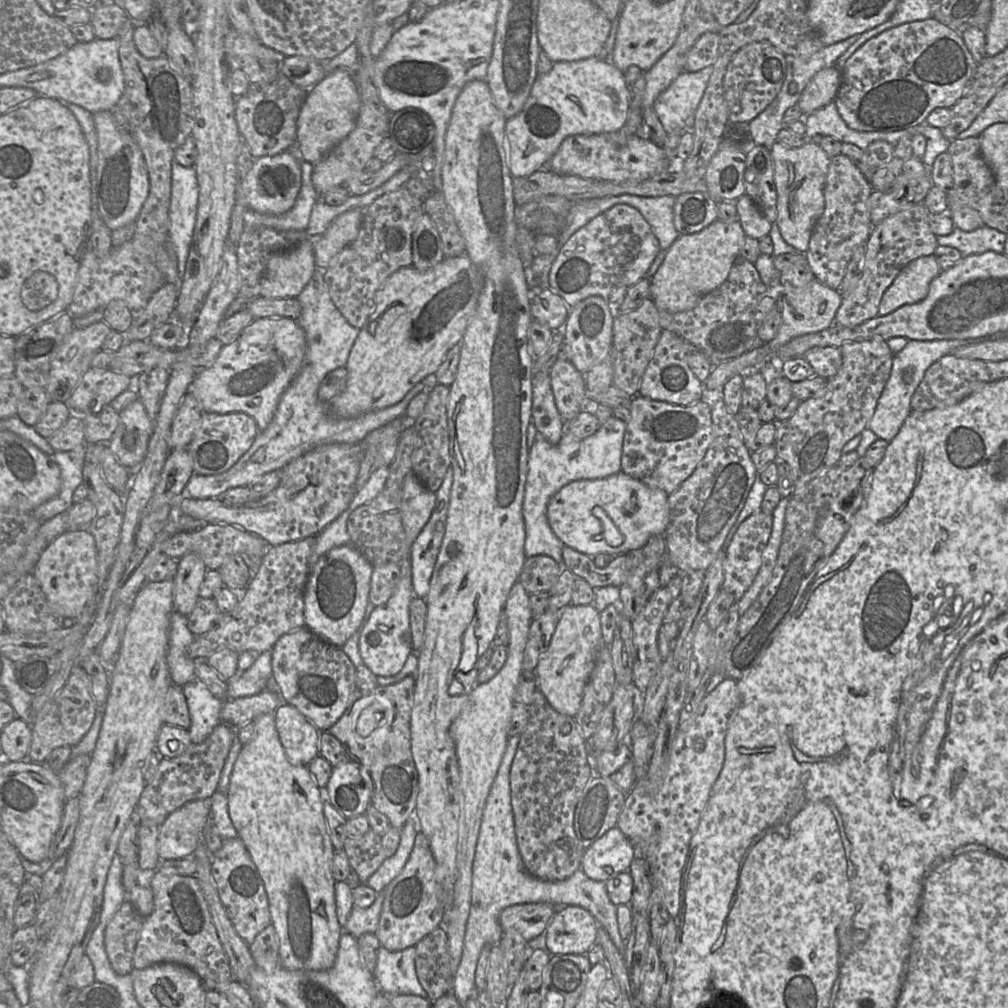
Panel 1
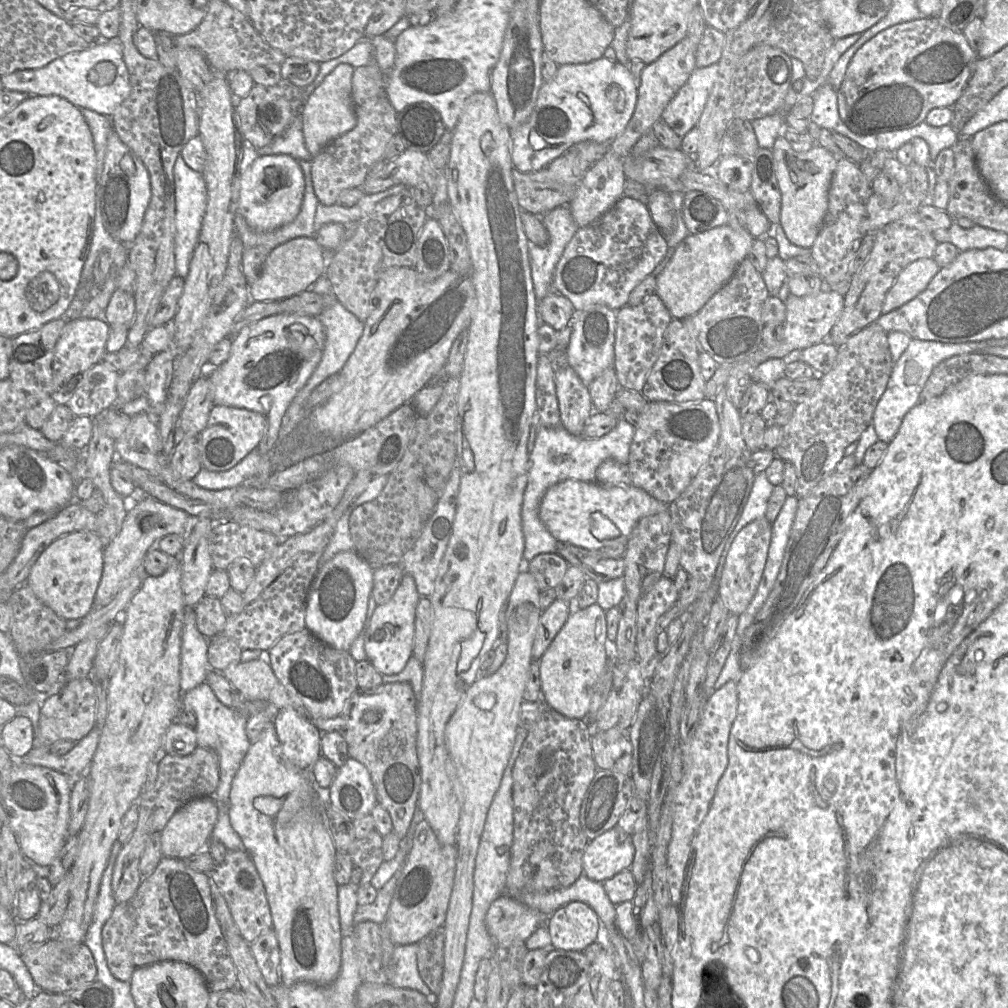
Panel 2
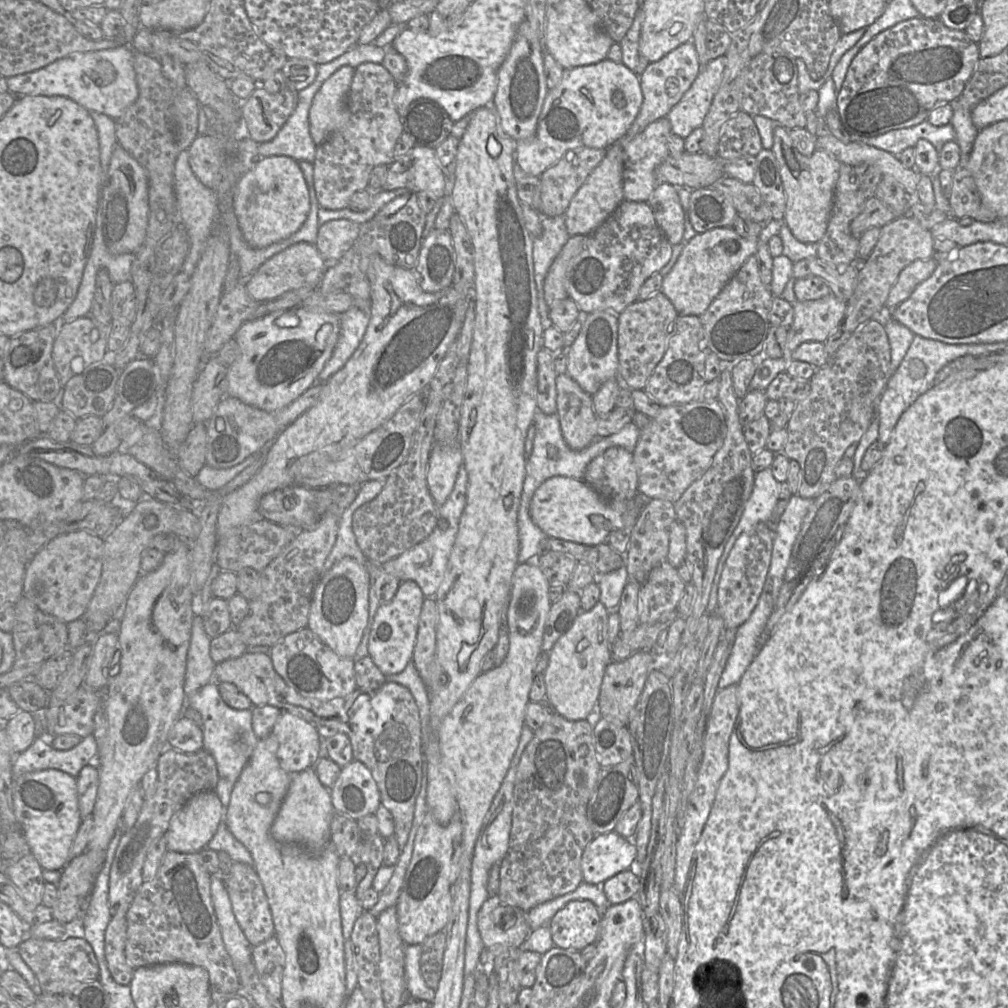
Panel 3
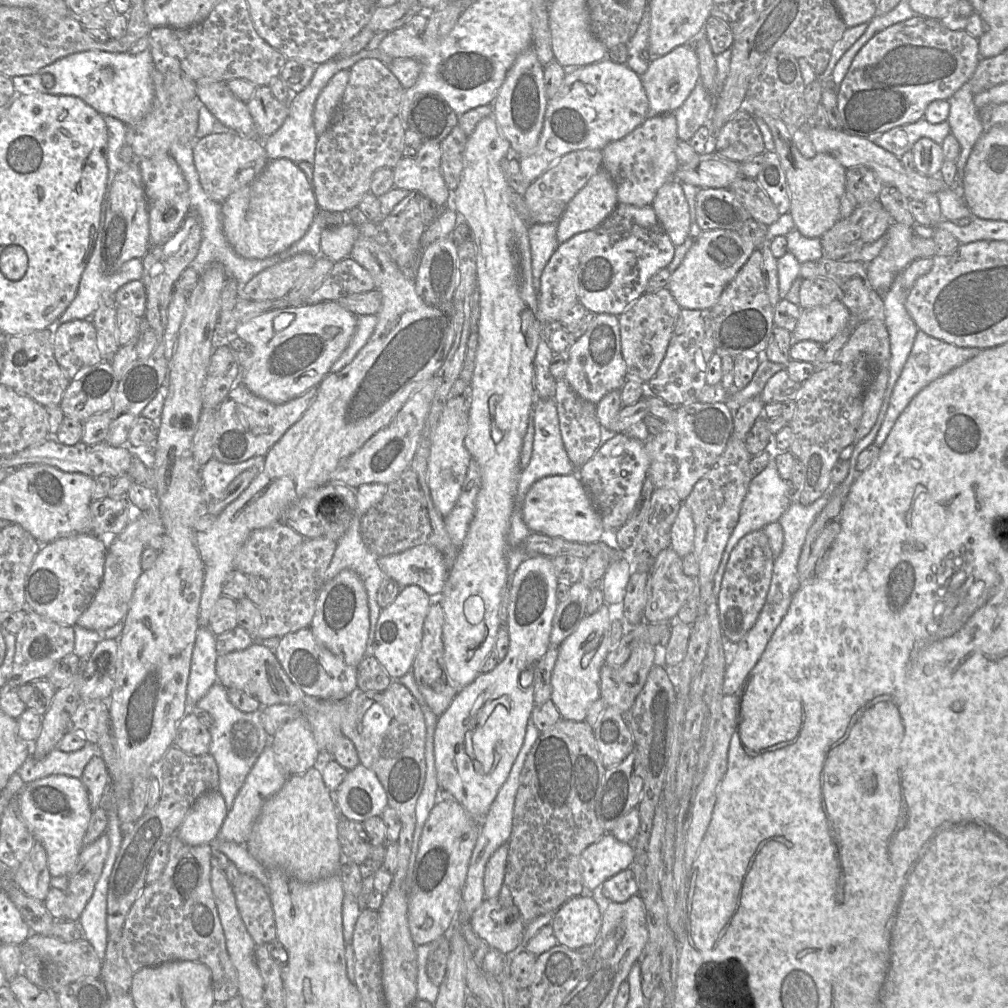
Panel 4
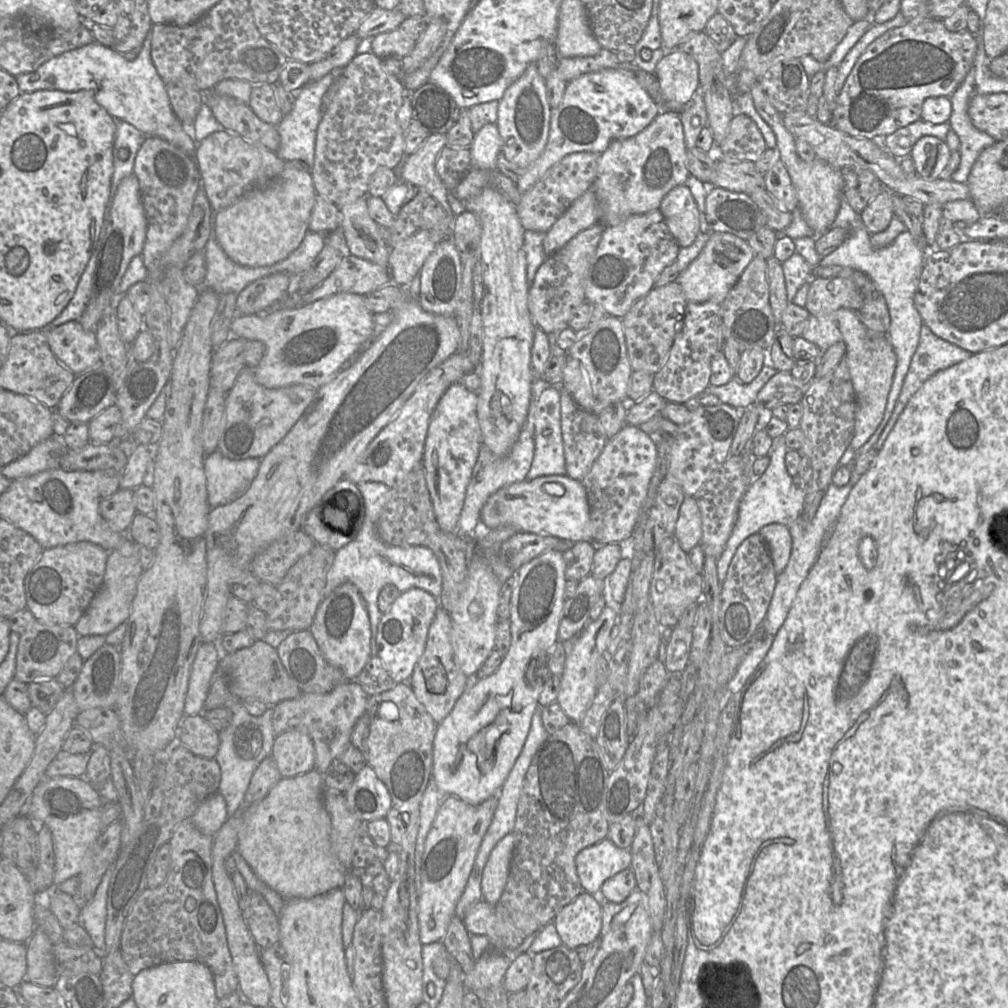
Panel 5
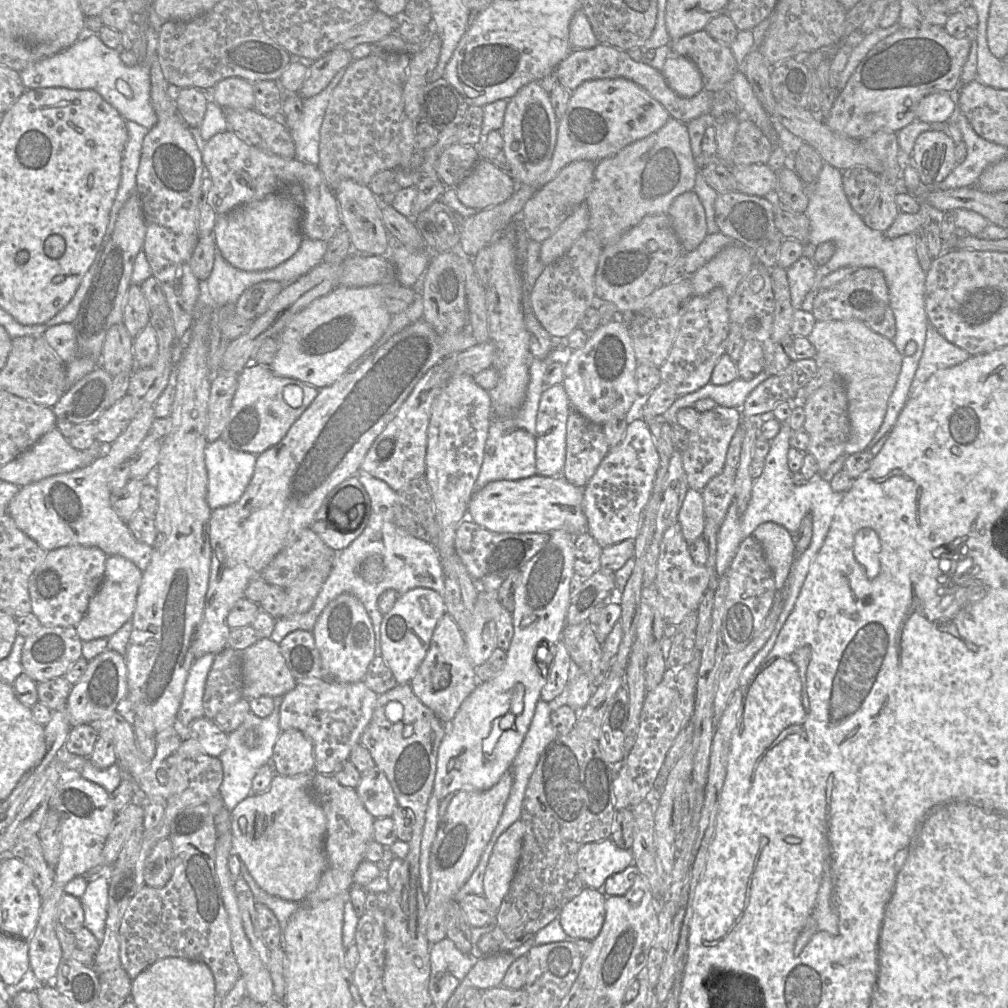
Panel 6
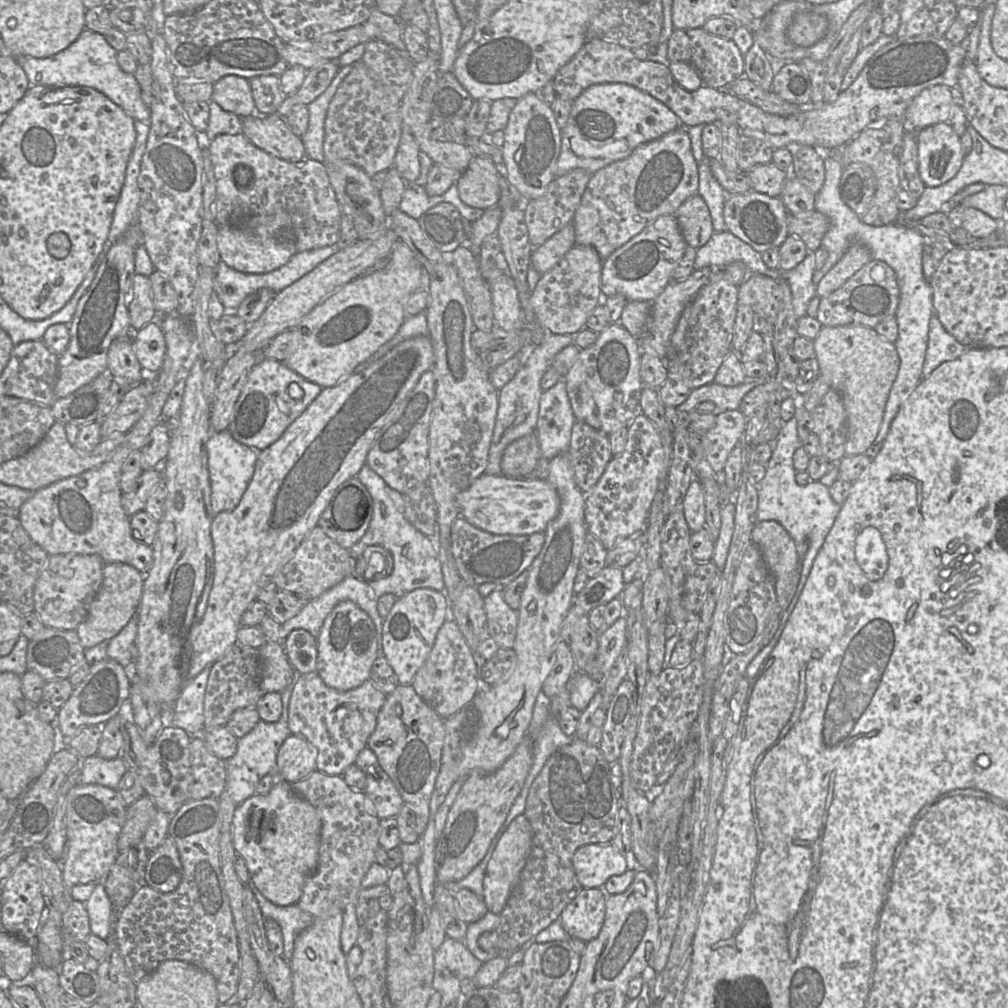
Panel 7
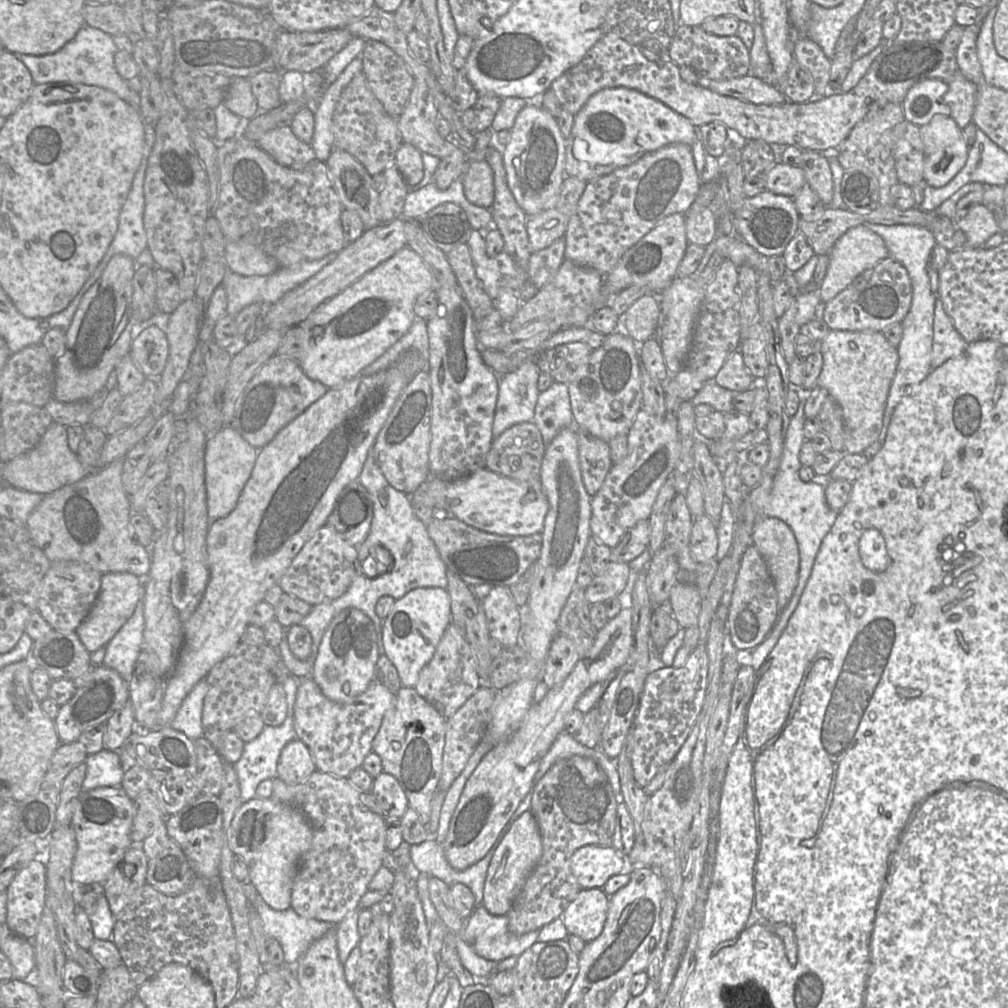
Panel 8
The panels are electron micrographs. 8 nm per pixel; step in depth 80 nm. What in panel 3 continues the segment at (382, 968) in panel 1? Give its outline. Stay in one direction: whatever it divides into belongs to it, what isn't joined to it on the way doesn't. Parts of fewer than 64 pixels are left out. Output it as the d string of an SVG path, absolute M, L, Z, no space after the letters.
M412 944L405 947L405 980L411 998L433 1002L436 991L430 988L420 970L422 945Z

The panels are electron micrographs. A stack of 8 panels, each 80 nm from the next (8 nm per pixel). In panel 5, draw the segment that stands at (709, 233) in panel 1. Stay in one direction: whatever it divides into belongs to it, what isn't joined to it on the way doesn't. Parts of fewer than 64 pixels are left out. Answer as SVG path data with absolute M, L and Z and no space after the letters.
M713 232L698 257L680 272L675 282L682 287L688 303L722 304L754 257L755 254L746 240L731 233Z

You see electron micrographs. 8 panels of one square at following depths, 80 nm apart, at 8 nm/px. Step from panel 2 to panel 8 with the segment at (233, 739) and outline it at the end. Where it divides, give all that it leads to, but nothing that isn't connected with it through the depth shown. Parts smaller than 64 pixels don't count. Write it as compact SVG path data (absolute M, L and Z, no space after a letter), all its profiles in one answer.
M289 674L282 683L287 699L287 716L285 721L279 726L265 725L254 740L244 744L241 758L234 763L243 803L257 796L256 789L261 781L277 777L277 763L282 749L290 741L297 738L293 716L299 681L299 677Z

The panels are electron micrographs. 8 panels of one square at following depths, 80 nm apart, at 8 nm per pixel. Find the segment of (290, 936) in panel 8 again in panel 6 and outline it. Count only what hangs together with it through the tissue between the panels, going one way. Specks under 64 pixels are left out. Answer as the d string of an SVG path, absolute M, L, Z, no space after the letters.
M241 861L241 876L247 882L248 886L250 887L255 901L258 903L262 903L266 905L269 909L273 911L276 918L279 921L280 928L282 933L284 932L289 918L291 915L300 907L301 903L286 901L276 896L272 896L262 890L253 877L250 875L247 867Z

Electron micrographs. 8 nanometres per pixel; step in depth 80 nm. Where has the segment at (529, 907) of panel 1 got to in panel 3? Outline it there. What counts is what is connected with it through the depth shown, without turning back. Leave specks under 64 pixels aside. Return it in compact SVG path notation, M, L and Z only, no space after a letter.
M491 896L483 903L477 925L487 949L520 947L532 932L527 913L502 902L499 896Z

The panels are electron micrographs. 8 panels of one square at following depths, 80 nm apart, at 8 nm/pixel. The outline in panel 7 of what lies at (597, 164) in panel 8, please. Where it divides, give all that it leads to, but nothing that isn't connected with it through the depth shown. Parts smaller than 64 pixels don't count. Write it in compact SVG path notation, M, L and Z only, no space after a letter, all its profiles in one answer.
M625 83L592 85L572 102L568 121L561 129L561 151L556 165L556 176L576 168L593 174L628 157L639 145L680 126L680 118L647 92Z

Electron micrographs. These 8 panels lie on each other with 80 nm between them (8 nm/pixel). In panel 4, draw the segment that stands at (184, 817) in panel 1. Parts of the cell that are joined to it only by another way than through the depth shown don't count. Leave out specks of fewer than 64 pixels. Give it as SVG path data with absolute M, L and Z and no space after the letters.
M208 791L194 802L176 834L191 846L213 843L218 839L227 813L225 799L220 792Z

